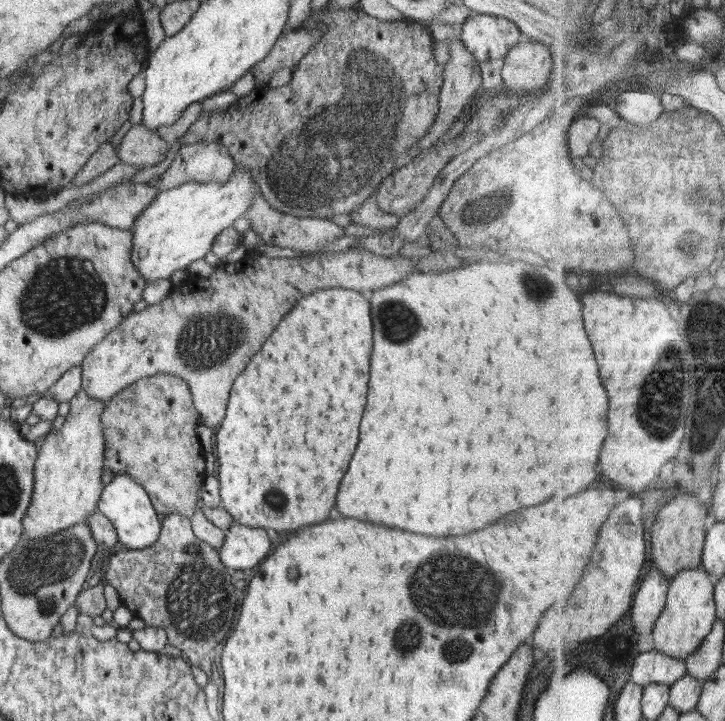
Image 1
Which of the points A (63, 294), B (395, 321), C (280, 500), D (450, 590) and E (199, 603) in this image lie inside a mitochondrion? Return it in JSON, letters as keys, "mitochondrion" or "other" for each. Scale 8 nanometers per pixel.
{"A":"mitochondrion","B":"mitochondrion","C":"mitochondrion","D":"mitochondrion","E":"mitochondrion"}

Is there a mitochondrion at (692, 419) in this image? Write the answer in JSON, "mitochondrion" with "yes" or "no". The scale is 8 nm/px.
{"mitochondrion":"yes"}

